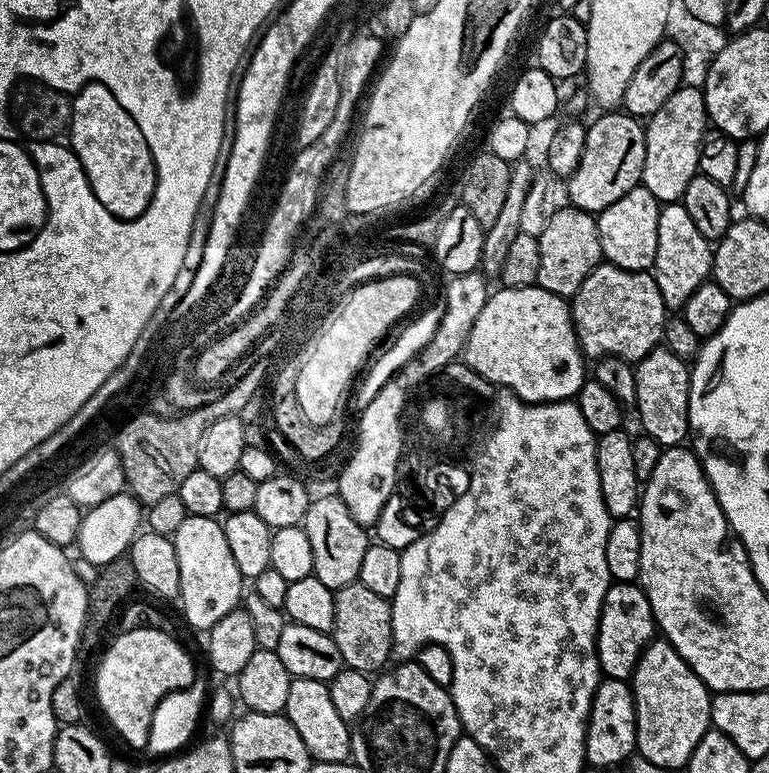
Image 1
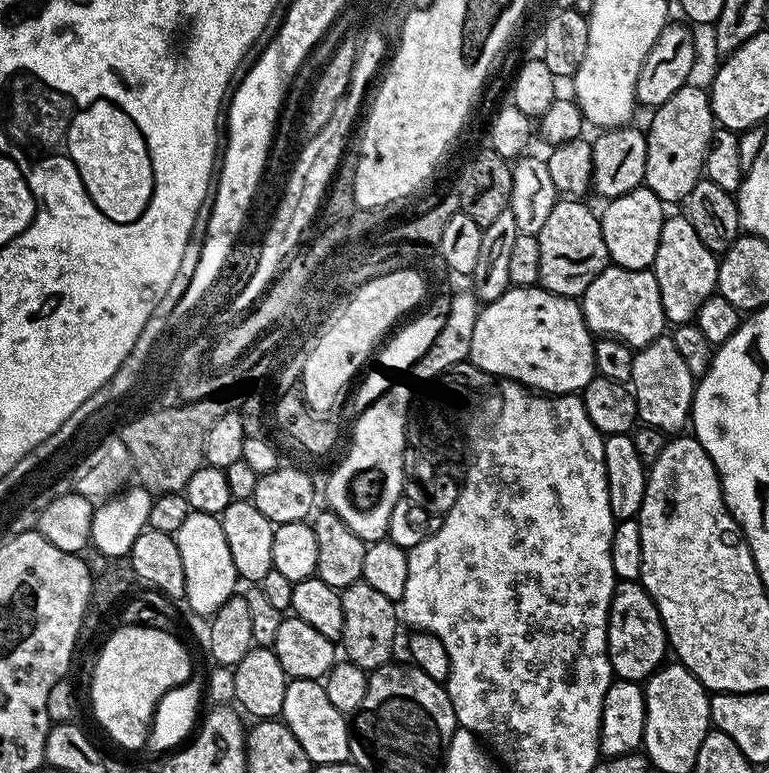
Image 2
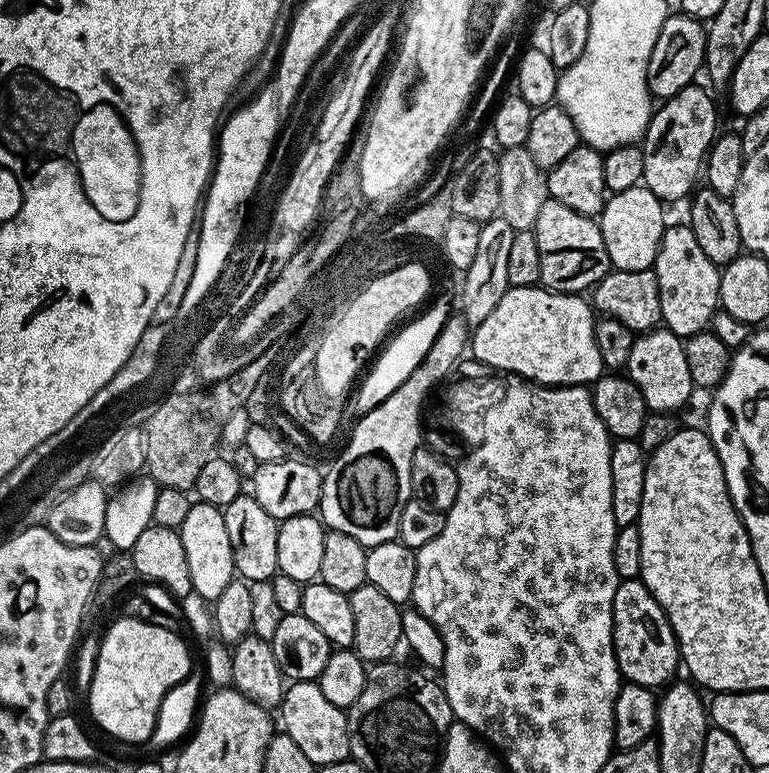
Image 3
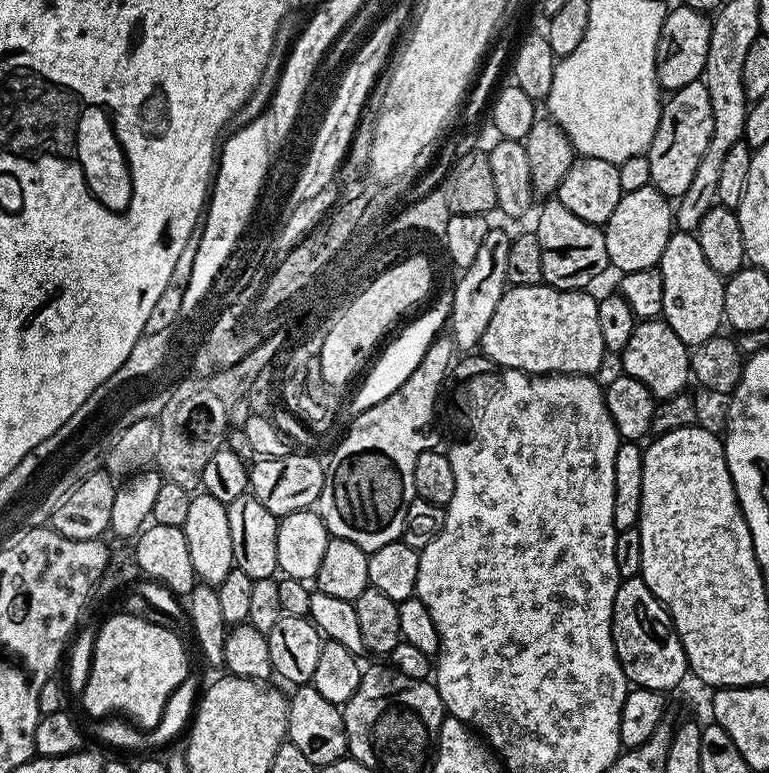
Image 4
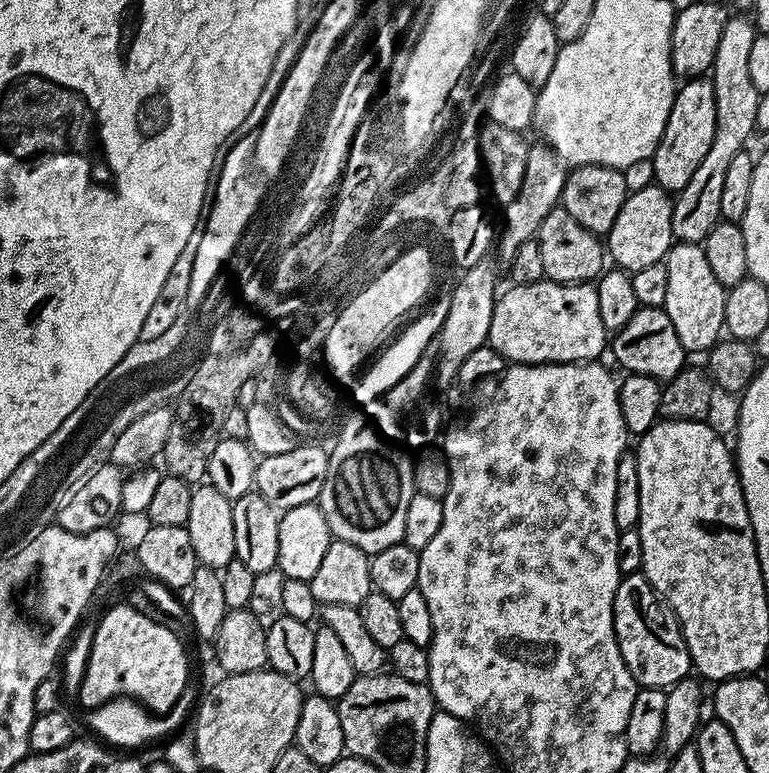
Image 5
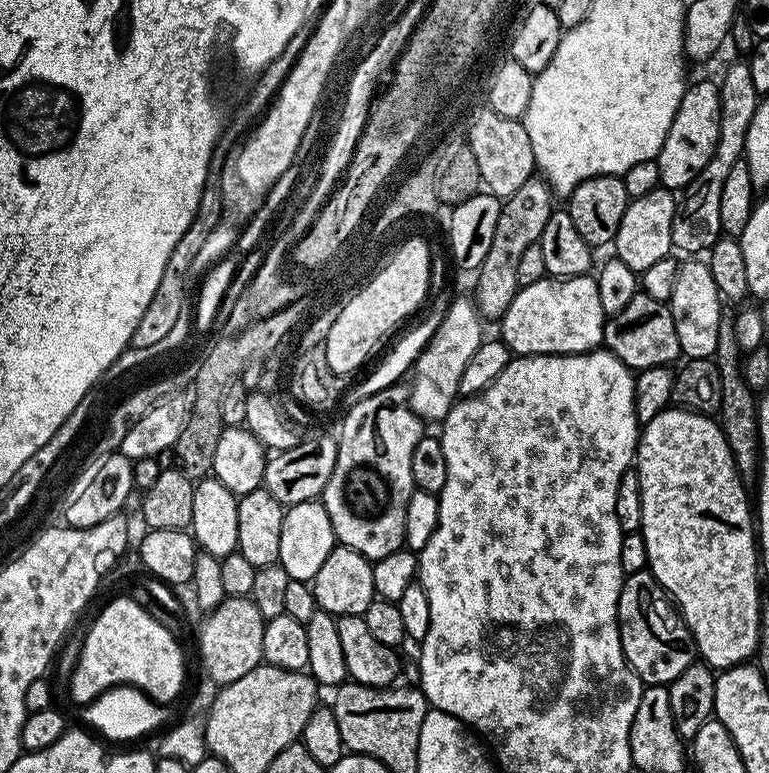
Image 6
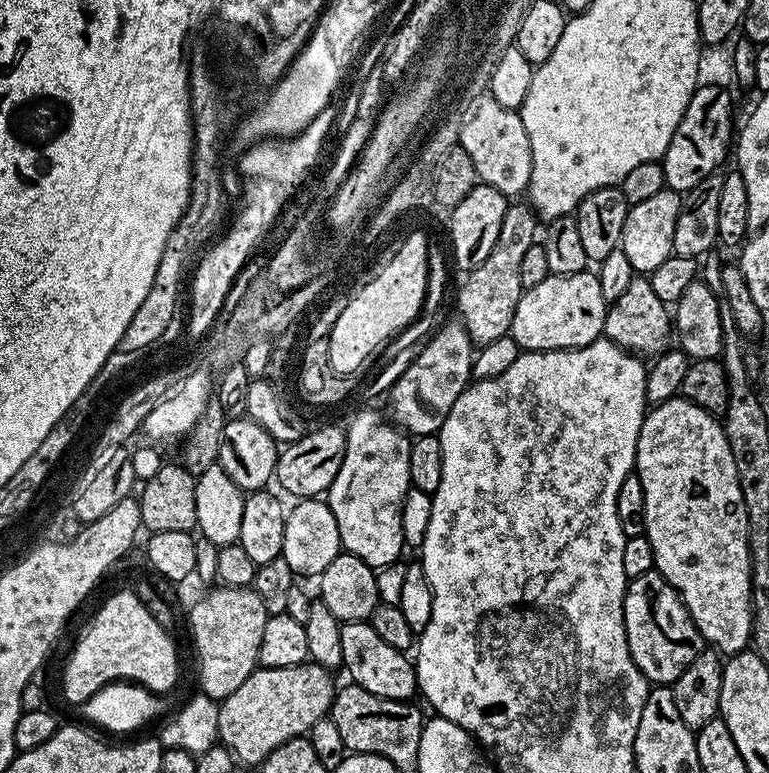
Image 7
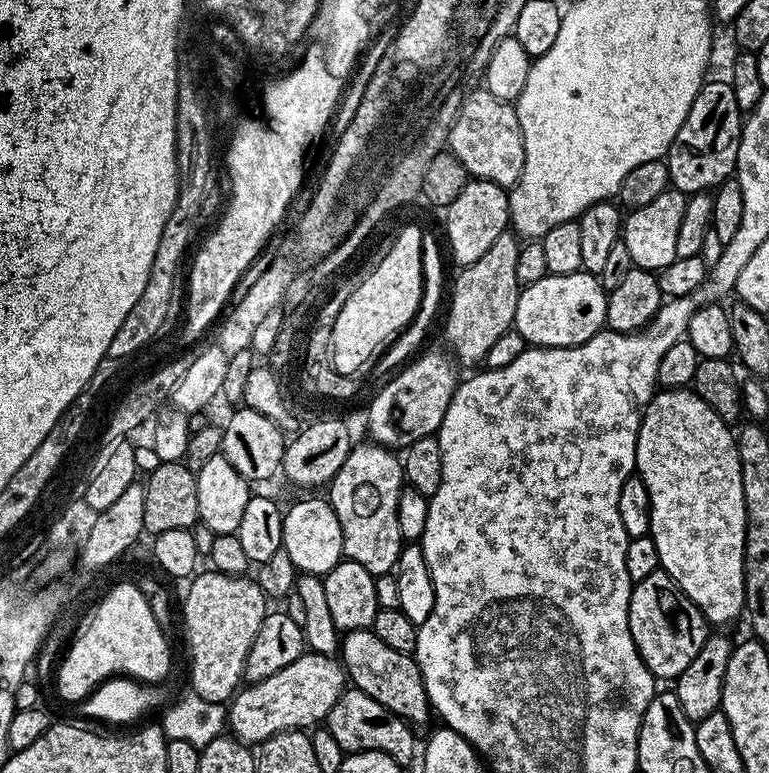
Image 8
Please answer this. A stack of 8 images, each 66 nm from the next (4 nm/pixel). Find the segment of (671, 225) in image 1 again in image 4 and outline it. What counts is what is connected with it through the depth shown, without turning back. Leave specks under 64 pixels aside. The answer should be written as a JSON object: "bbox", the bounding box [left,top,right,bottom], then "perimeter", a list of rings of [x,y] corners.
{"bbox":[658,231,725,348],"perimeter":[[[673,231],[658,265],[662,274],[662,318],[689,348],[717,335],[724,322],[725,281],[703,257],[695,233]]]}

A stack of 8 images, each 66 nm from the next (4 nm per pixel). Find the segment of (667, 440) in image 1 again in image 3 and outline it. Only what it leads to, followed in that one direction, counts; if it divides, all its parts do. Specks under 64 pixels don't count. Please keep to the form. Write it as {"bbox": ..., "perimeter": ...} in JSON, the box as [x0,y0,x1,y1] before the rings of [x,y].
{"bbox":[626,326,694,413],"perimeter":[[[657,326],[651,332],[639,333],[630,346],[626,375],[642,390],[649,412],[679,413],[679,408],[691,398],[694,385],[686,362],[684,340],[675,336],[668,327]]]}

